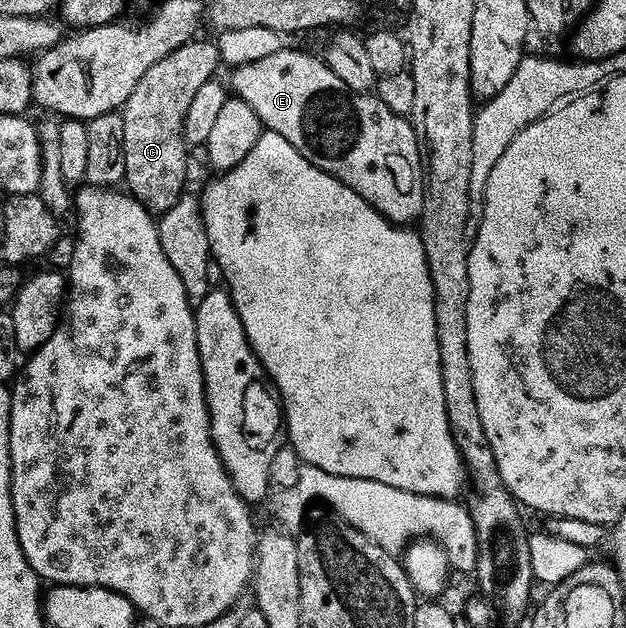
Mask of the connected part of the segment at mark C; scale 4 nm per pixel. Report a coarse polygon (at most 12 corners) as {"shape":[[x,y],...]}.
{"shape":[[204,38],[123,109],[124,183],[155,216],[189,180],[185,119],[222,67]]}

